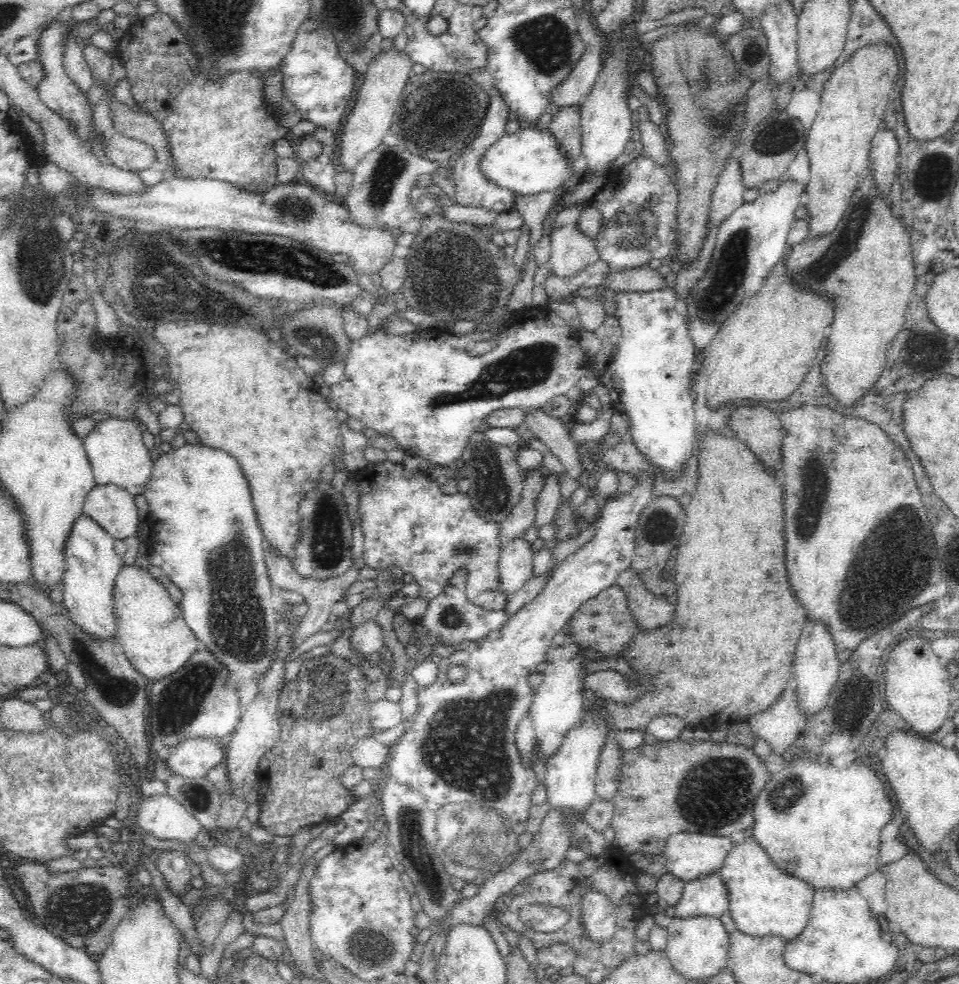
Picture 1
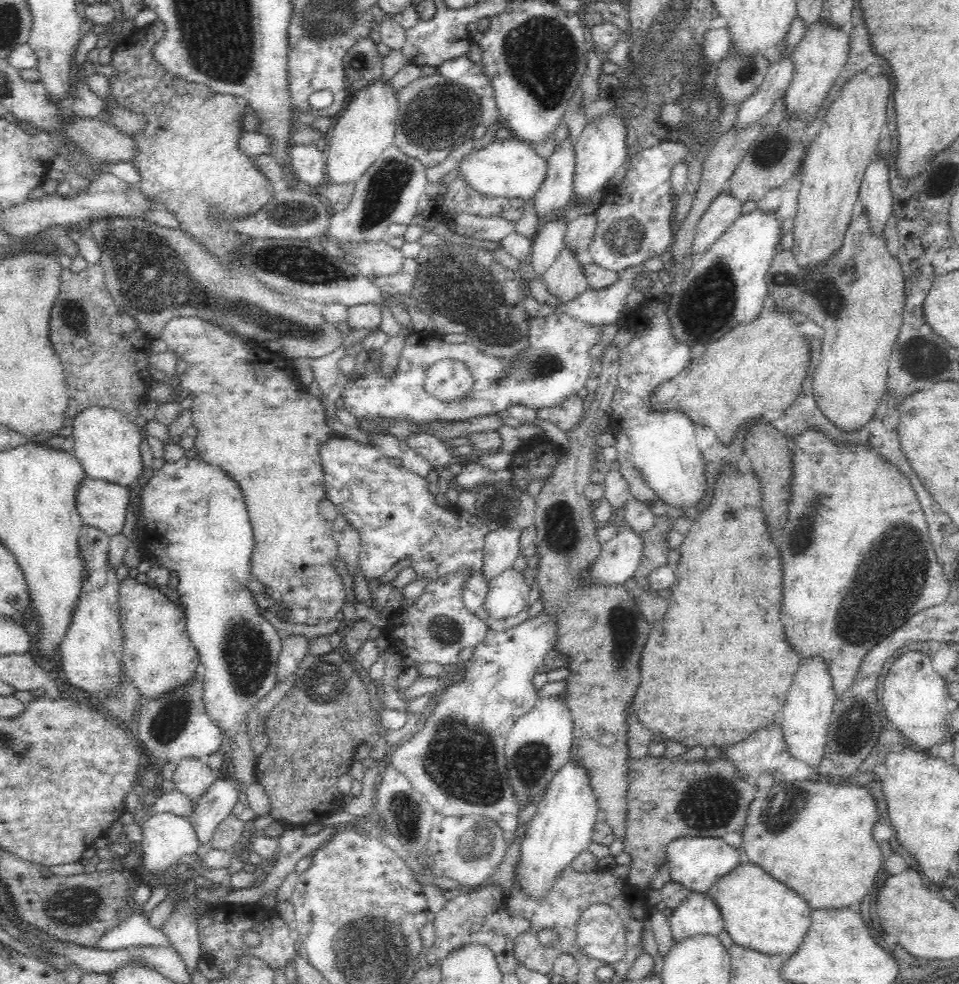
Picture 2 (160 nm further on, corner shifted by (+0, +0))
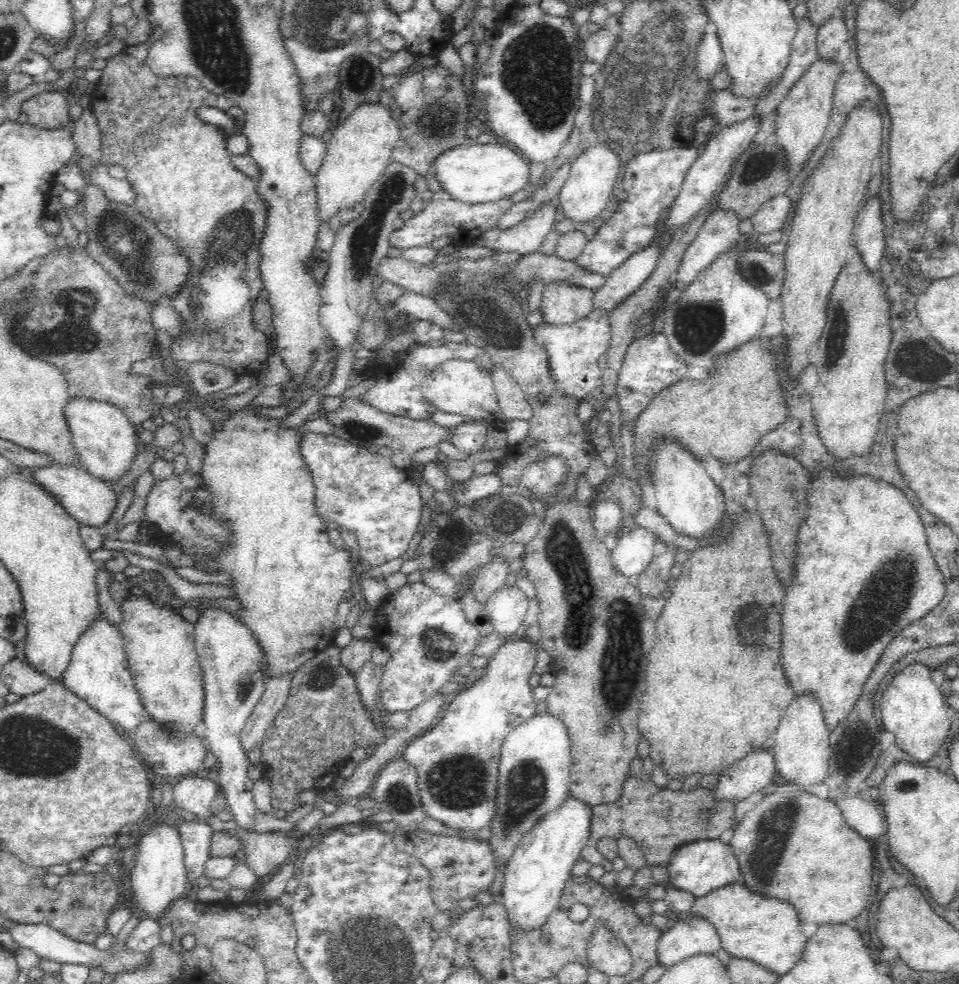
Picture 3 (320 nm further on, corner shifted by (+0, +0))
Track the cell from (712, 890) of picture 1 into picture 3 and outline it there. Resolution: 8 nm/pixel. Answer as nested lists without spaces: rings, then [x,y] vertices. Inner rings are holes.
[[[690,912],[678,917],[659,938],[658,960],[662,966],[669,967],[692,953],[716,953],[721,948],[720,933],[710,920]]]

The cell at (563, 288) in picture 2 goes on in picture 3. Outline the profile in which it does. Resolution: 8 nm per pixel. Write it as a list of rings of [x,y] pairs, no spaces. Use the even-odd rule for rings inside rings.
[[[566,280],[548,281],[541,298],[543,320],[552,324],[569,323],[586,316],[593,310],[589,288]]]

